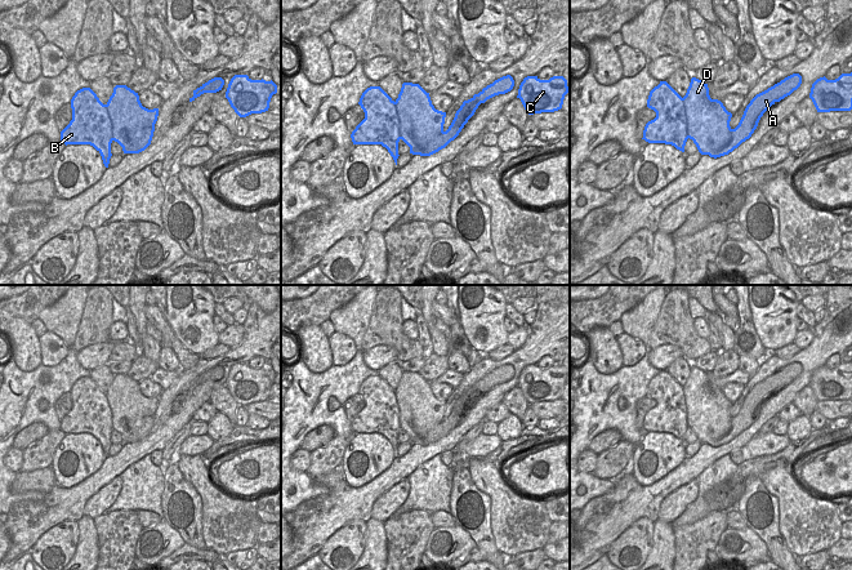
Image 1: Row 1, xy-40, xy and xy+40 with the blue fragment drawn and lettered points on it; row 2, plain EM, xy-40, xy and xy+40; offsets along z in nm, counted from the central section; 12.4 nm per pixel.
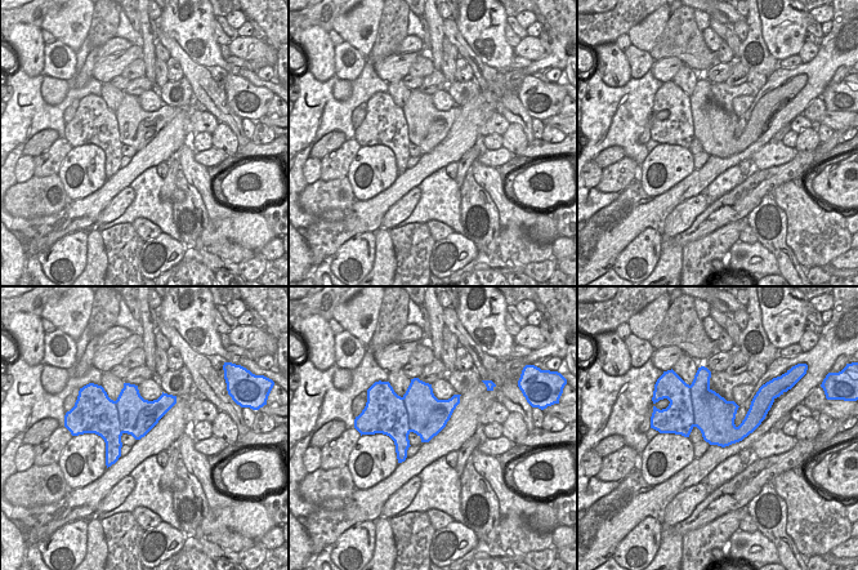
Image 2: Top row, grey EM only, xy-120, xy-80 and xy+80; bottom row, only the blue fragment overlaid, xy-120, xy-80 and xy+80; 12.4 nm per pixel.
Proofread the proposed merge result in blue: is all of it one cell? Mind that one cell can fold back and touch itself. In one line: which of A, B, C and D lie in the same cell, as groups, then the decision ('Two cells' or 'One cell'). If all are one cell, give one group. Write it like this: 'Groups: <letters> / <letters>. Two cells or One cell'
Groups: A C D / B. Two cells

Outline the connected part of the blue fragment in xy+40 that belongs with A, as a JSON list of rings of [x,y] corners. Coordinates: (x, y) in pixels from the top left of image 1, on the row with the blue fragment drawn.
[[[793,74],[767,90],[757,94],[746,106],[739,125],[732,129],[732,113],[718,99],[709,95],[708,84],[692,77],[683,97],[687,135],[701,155],[721,157],[749,139],[763,113],[776,102],[790,95],[802,84],[802,76]]]

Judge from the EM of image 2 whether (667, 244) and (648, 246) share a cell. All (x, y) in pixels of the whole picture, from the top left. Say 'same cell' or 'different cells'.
different cells

